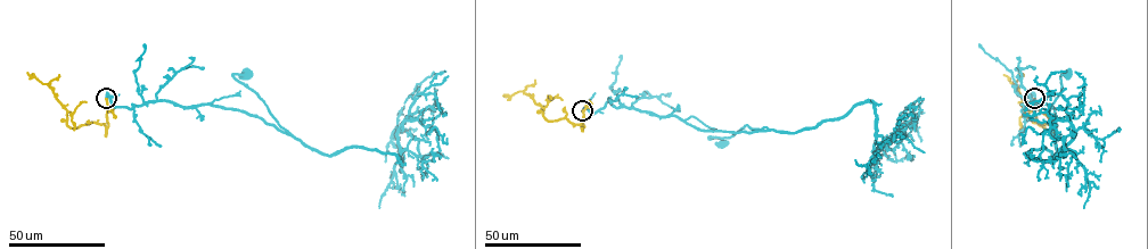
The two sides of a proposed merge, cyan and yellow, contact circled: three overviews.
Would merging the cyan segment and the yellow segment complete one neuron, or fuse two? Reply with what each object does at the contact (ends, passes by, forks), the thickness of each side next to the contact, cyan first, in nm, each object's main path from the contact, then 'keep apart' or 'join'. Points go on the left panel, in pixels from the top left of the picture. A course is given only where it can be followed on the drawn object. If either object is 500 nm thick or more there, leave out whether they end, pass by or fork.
cyan ends | yellow ends | 320/440 nm | cyan via (106, 98), (107, 92), (115, 107), (131, 109), (162, 100), (238, 109), (293, 135), (232, 75), (246, 75) | yellow via (106, 98), (106, 127), (91, 122), (71, 129), (66, 125), (67, 111), (54, 91), (27, 72) | join

